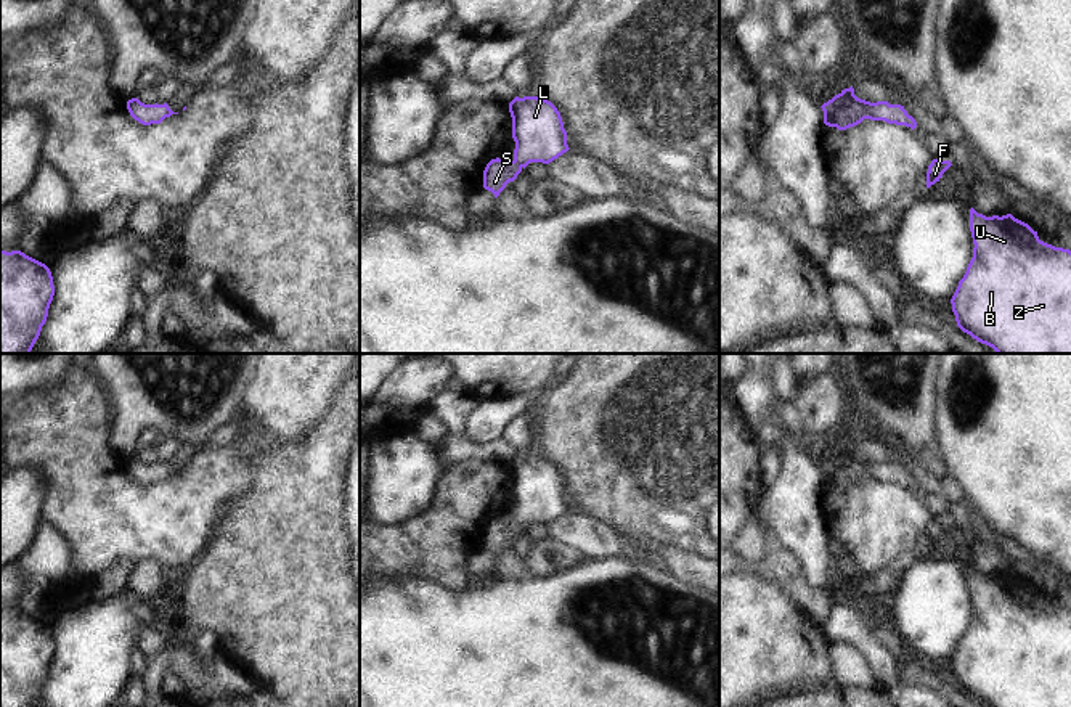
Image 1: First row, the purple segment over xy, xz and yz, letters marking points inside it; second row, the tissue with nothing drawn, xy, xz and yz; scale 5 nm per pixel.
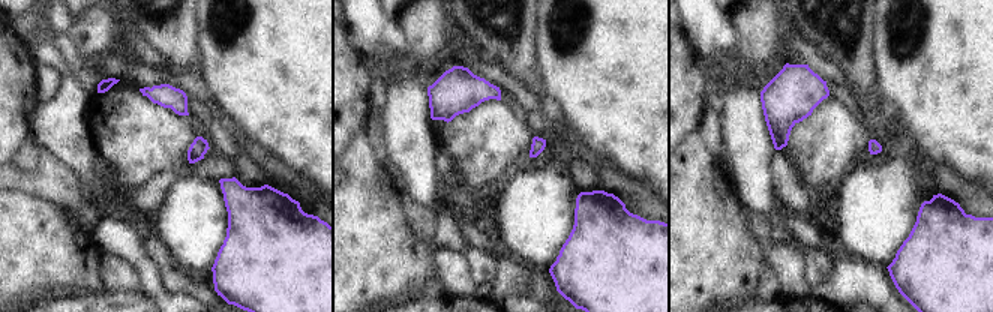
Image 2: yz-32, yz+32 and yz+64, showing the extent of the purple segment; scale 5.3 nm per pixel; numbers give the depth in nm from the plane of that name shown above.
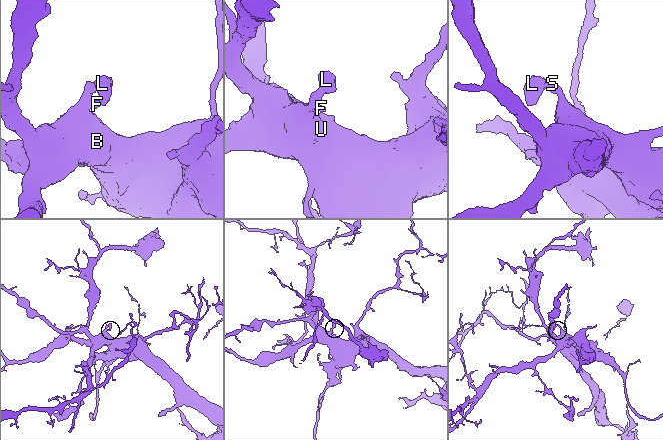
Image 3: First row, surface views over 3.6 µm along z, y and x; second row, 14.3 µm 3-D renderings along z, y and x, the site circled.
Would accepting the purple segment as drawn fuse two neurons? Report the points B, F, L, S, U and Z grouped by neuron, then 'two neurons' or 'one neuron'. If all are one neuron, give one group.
B F L S U Z; one neuron

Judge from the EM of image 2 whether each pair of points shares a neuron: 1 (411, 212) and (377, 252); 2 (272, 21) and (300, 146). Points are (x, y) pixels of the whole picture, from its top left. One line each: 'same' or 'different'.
1: different
2: same

